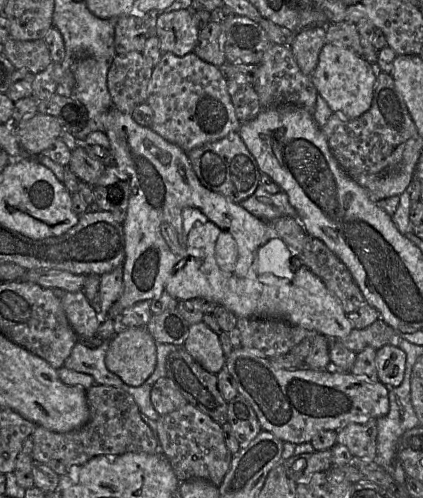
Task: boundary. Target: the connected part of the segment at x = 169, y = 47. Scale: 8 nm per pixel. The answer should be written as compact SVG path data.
M189 9L159 12L155 19L157 36L162 53L184 56L194 52L200 28Z

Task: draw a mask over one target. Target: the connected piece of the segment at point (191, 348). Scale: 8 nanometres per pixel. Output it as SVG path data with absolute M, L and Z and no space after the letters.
M203 321L190 325L185 350L207 371L217 374L226 363L219 335Z

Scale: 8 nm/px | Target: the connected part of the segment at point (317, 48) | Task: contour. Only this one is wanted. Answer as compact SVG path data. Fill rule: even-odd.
M312 26L295 32L290 48L305 75L312 74L318 64L320 52L327 43L325 26Z

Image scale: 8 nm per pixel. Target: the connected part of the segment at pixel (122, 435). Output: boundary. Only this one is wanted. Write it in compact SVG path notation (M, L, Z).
M93 385L86 390L89 421L79 429L57 433L37 426L32 434L33 460L39 461L62 476L72 467L84 465L100 455L126 453L154 454L159 451L159 442L148 423L144 421L134 398L123 389L106 385Z

